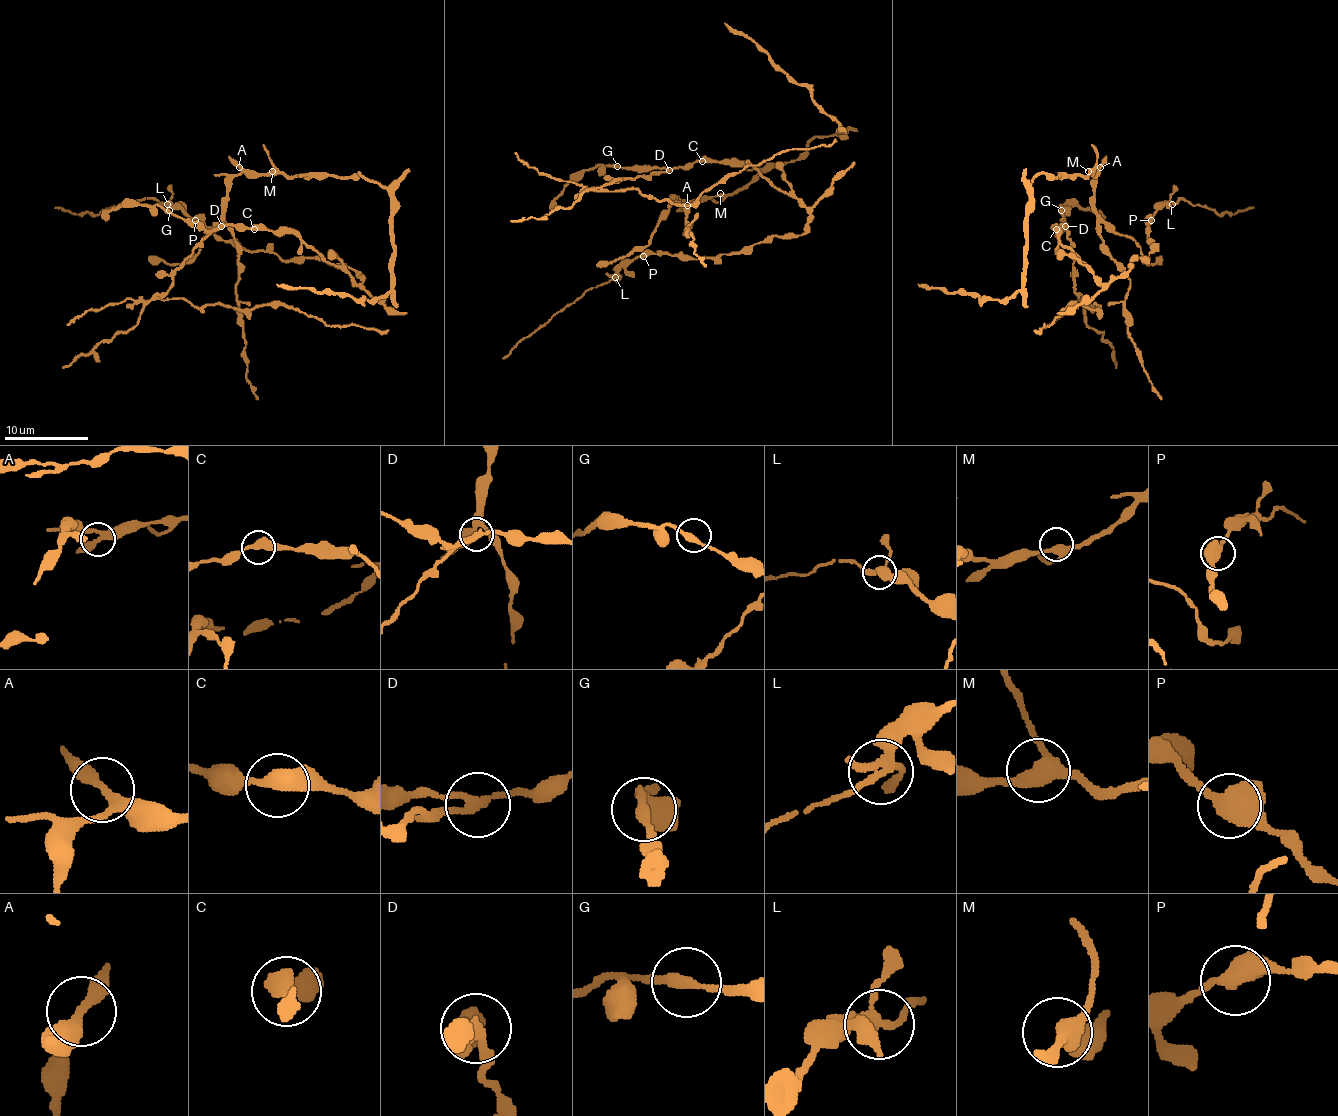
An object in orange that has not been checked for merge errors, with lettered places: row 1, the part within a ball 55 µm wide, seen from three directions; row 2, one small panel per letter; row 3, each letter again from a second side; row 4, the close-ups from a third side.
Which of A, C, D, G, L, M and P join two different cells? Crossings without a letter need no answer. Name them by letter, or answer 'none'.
D, L

